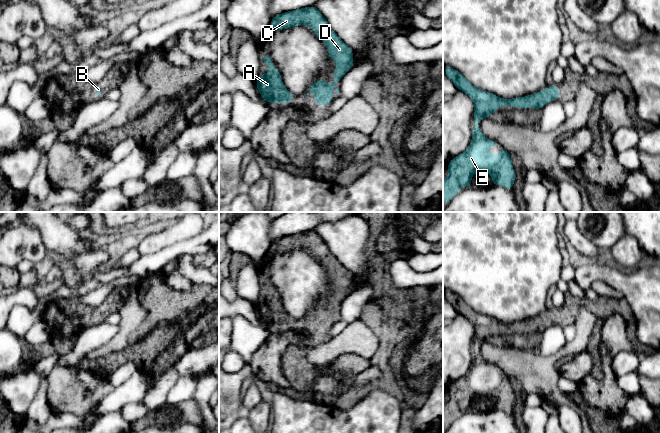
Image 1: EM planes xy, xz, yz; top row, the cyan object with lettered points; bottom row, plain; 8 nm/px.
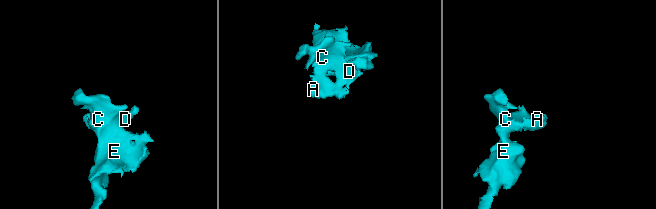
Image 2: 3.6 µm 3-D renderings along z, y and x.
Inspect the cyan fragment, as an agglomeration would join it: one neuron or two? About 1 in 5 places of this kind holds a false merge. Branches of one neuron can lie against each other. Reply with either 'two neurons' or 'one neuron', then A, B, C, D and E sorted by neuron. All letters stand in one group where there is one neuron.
one neuron; A B C D E

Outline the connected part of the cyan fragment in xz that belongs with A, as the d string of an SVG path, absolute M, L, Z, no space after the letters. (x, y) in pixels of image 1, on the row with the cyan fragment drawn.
M263 57L262 60L267 63L270 73L261 75L256 80L257 89L262 99L270 103L291 103L293 95L285 88L282 83L282 77L278 69L274 69L274 63L270 57Z

